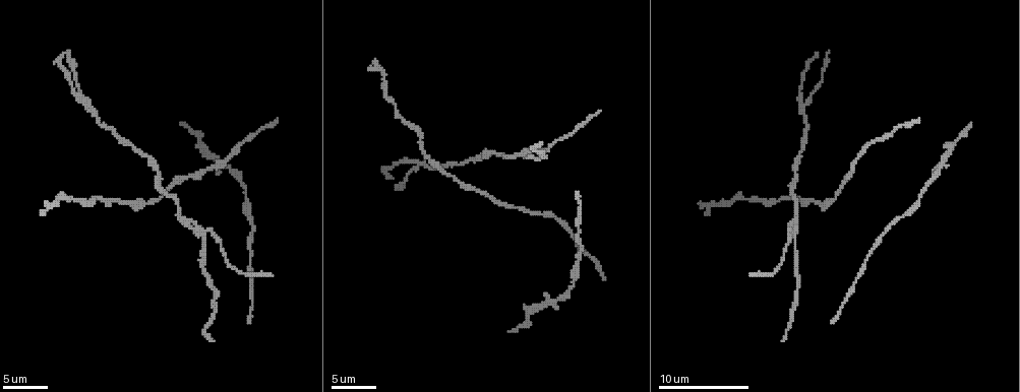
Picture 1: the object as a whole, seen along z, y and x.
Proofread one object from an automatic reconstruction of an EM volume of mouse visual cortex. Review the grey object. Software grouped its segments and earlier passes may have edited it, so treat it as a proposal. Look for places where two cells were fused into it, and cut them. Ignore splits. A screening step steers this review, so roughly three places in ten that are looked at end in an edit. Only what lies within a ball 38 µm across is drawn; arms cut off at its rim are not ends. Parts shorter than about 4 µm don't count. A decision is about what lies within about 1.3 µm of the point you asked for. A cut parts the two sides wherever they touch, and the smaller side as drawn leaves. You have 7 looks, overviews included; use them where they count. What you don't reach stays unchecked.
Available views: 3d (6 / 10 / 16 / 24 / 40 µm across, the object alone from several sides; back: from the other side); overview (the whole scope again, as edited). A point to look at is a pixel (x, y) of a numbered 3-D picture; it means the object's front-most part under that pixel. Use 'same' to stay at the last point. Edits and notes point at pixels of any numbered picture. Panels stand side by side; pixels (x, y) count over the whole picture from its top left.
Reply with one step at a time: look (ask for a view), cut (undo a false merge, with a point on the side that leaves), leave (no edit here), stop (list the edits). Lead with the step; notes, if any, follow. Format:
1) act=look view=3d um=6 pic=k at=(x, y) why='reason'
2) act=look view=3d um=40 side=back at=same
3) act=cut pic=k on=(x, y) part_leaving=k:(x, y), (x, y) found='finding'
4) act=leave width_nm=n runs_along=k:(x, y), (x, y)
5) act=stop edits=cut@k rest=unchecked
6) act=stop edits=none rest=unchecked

act=look view=3d um=16 pic=1 at=(417, 163) why='arms part here'

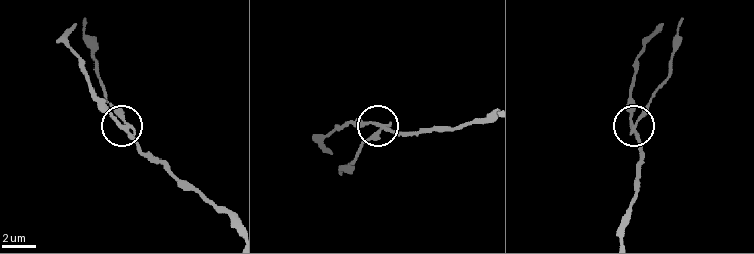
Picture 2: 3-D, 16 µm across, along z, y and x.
act=cut pic=2 on=(366, 140) width_nm=210 part_leaving=2:(638, 120), (669, 72), (681, 20) found='two cells meet here'

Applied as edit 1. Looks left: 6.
act=look view=3d um=6 pic=1 at=(472, 187)

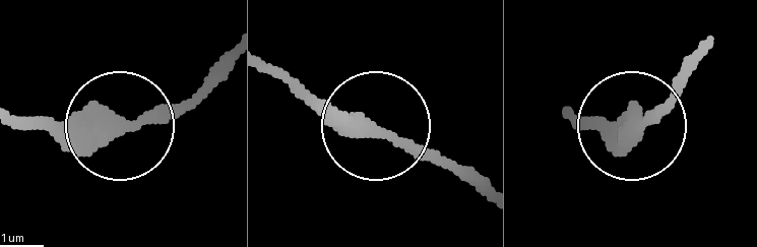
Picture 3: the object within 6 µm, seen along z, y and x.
act=leave side_arm_um=20 found='all the same cell'

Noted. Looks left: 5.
act=look view=3d um=16 pic=1 at=(460, 165) why='thick turns thin'

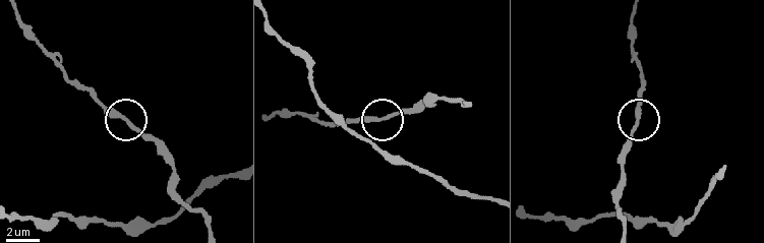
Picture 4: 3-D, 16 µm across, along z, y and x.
act=look view=3d um=6 pic=4 at=(378, 118)

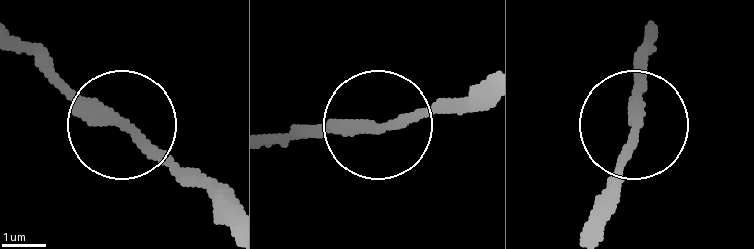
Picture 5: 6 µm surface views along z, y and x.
act=leave runs_along=5:(593, 214), (637, 124), (637, 55) found='one cell here'

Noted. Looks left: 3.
act=stop edits=cut@2 rest=unchecked

